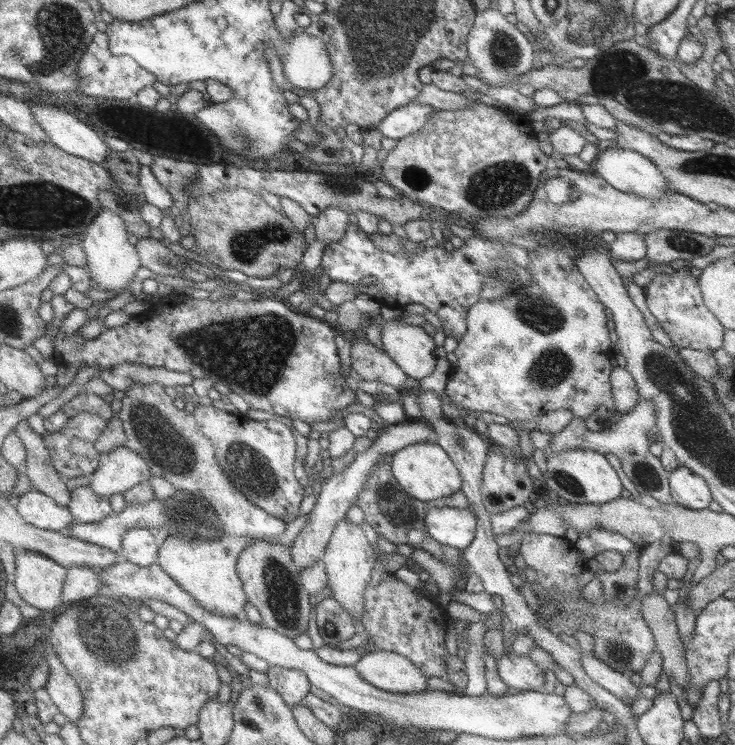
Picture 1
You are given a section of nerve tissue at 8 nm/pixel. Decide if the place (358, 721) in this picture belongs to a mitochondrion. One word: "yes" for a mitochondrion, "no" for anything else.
no

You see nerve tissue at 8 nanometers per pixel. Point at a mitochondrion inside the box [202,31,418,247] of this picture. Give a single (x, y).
(333, 186)

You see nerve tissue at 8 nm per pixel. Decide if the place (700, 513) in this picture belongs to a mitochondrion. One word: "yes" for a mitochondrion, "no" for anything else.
no

